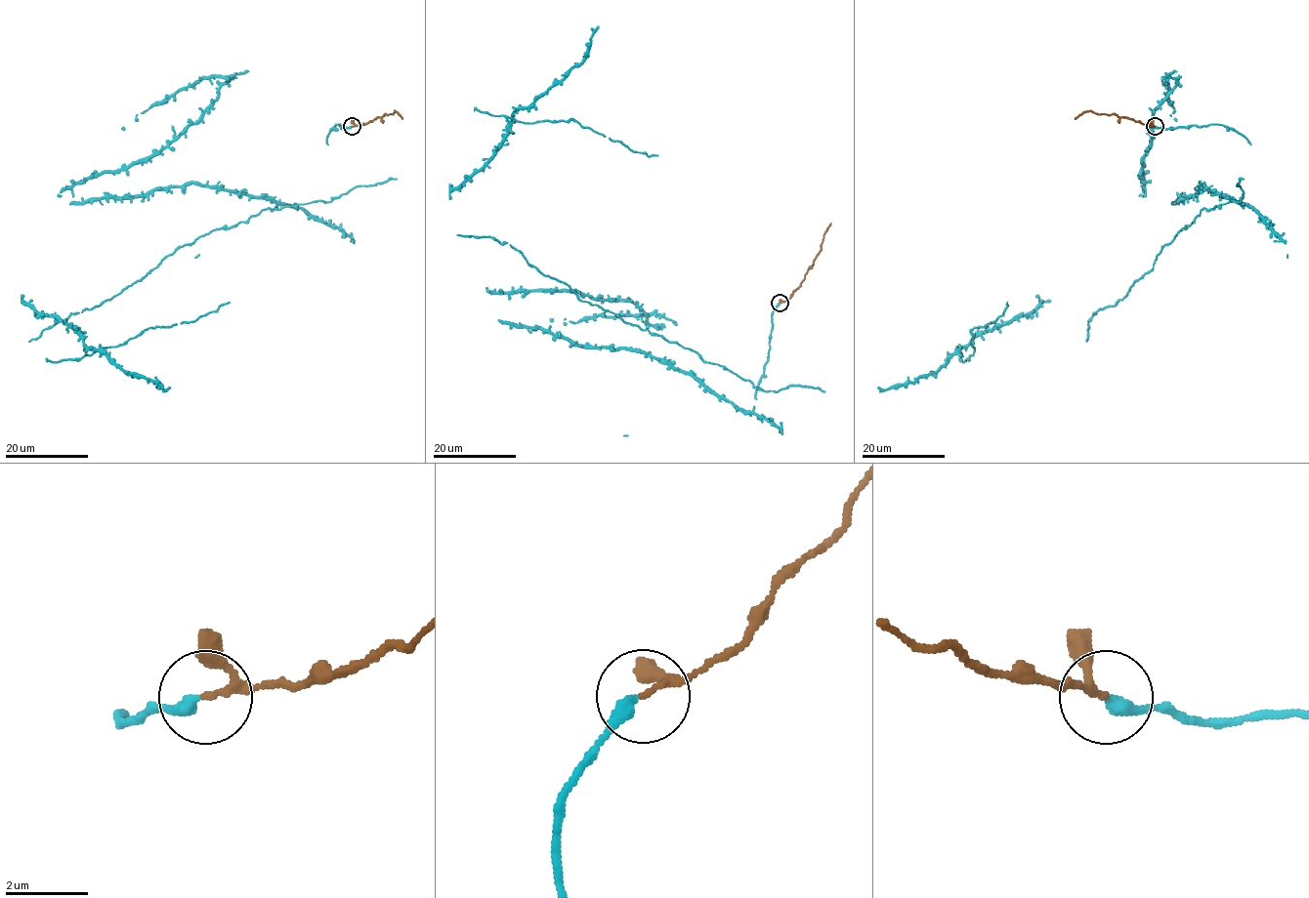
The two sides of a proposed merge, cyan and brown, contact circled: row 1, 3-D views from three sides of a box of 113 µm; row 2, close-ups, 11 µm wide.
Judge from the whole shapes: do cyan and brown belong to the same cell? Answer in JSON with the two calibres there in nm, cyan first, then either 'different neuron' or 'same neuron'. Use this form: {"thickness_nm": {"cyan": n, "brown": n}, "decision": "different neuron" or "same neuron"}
{"thickness_nm": {"cyan": 320, "brown": 120}, "decision": "same neuron"}

